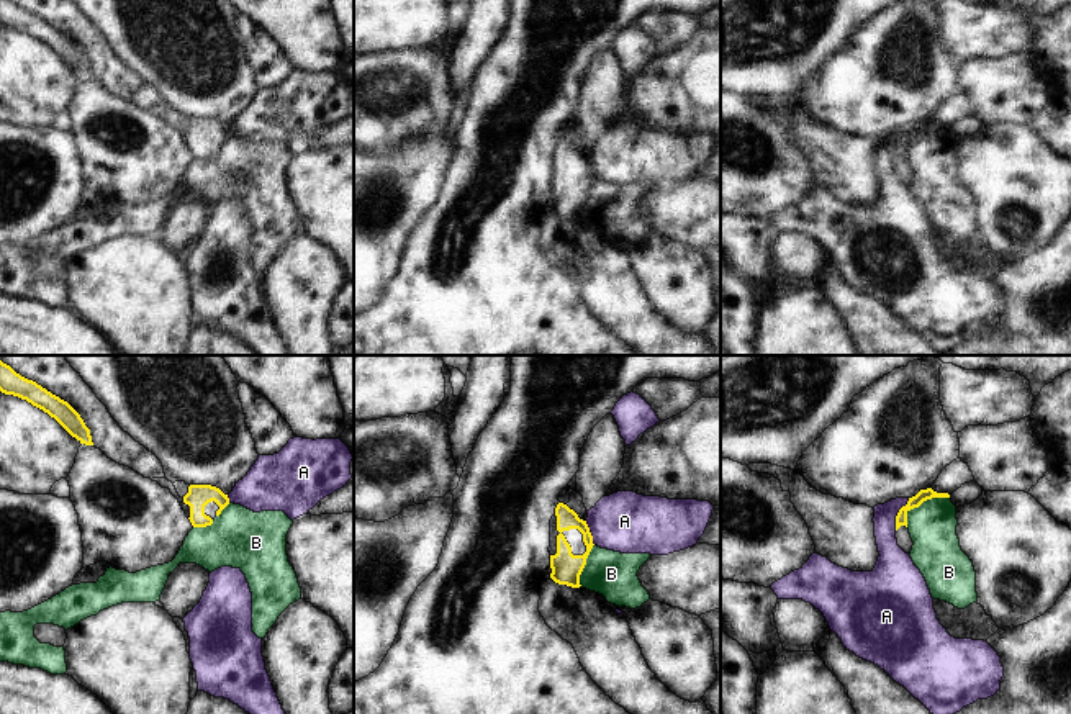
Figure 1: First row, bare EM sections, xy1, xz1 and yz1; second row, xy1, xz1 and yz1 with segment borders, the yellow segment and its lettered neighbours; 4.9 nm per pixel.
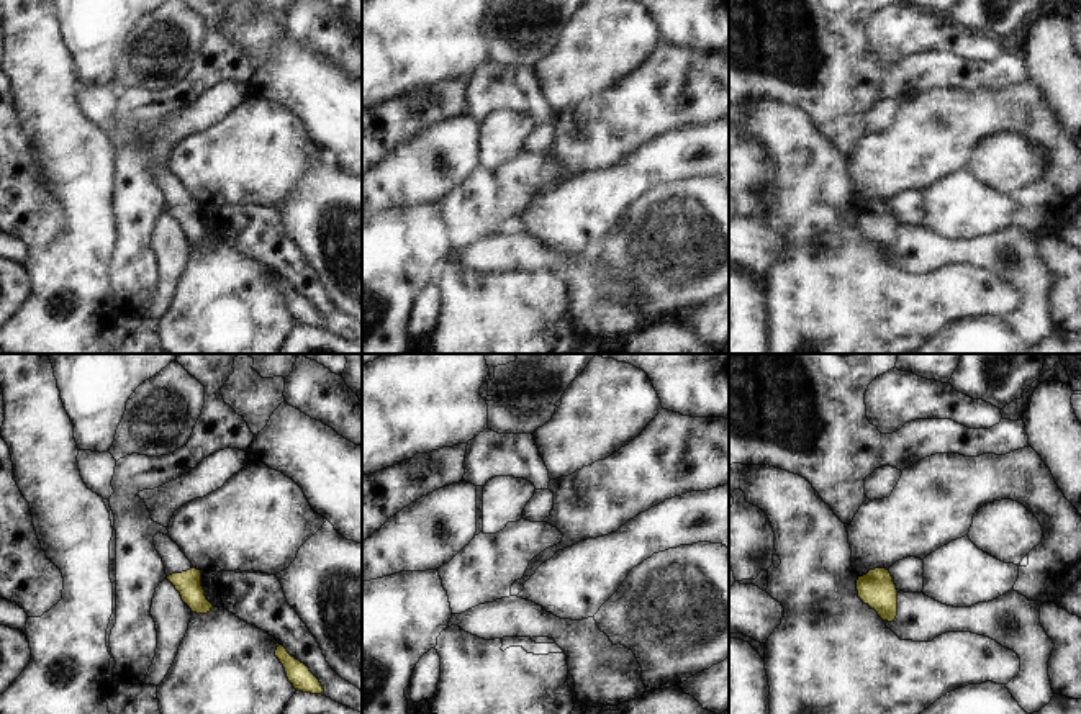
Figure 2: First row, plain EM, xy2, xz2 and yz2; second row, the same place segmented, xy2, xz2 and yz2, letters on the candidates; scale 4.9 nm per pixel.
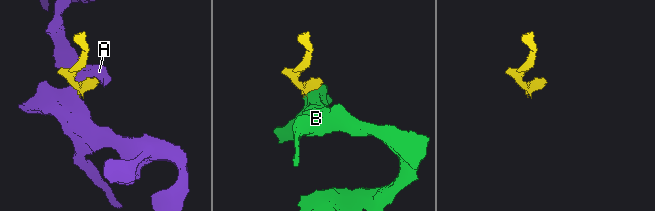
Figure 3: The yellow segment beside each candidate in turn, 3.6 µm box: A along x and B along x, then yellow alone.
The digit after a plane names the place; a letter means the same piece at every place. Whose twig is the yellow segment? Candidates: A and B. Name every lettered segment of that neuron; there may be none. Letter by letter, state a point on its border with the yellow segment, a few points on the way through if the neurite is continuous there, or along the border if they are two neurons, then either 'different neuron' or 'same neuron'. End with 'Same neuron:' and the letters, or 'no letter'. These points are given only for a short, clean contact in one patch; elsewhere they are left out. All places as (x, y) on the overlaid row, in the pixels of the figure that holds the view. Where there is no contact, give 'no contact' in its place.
A: yz1 (898, 515) | along yz1 (909, 498), (896, 516), (894, 529) | different neuron
B: yz1 (921, 503) | along yz1 (948, 497), (932, 497), (914, 506), (908, 513), (906, 526) | different neuron
Same neuron: no letter

